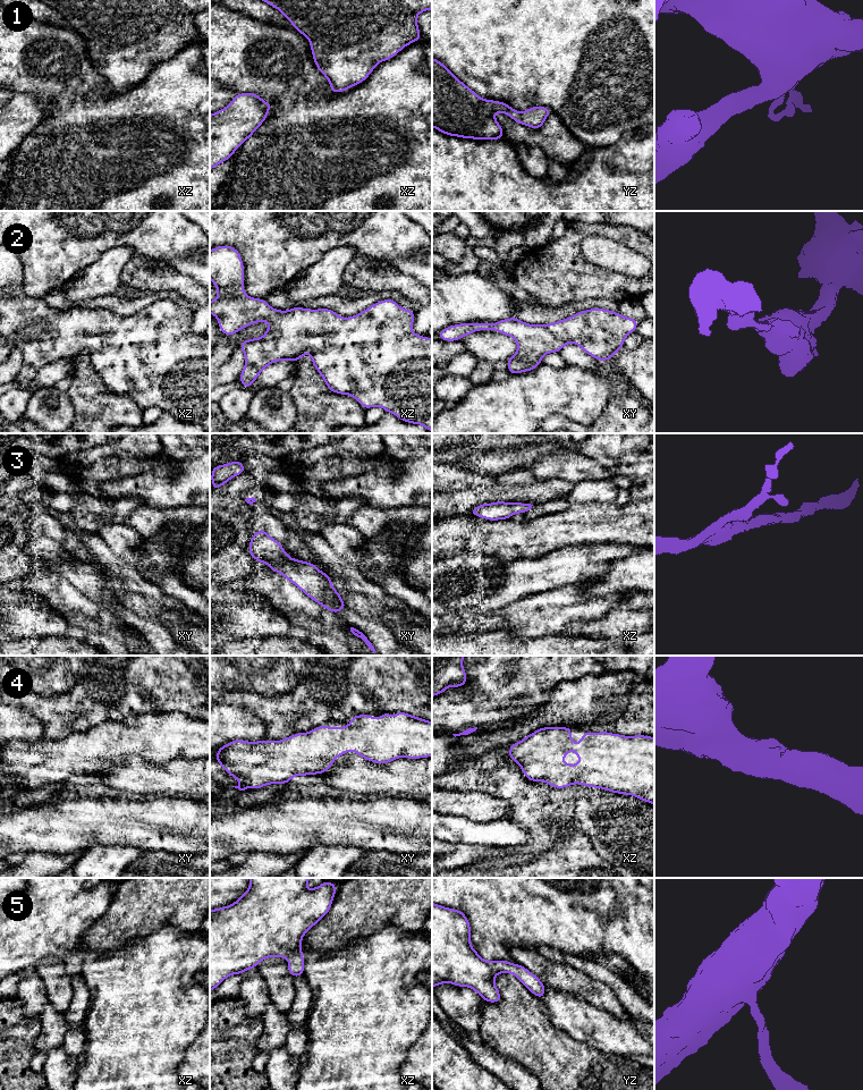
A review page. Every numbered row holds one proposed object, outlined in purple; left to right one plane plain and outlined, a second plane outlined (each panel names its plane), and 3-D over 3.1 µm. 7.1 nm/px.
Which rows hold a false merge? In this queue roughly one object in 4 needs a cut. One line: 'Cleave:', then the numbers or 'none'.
Cleave: none

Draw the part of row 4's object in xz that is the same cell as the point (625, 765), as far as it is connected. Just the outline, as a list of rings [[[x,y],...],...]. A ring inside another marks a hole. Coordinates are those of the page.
[[[541,727],[524,736],[522,742],[510,744],[508,755],[530,781],[544,781],[553,788],[579,784],[632,795],[654,805],[654,737],[584,732],[577,745],[570,738],[572,733],[572,727]],[[569,751],[575,751],[579,758],[577,764],[562,761]]]

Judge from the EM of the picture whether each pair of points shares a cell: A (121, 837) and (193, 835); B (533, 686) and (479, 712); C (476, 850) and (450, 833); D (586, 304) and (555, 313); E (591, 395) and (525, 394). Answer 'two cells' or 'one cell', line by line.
A: one cell
B: one cell
C: two cells
D: one cell
E: one cell

